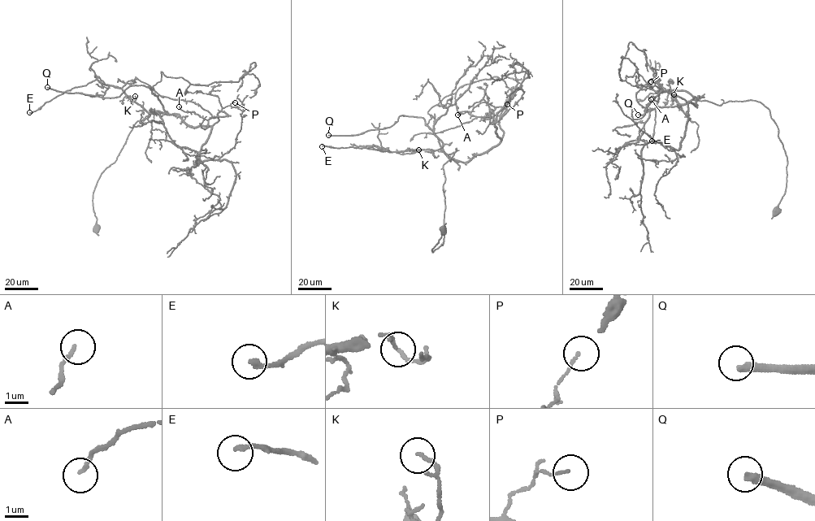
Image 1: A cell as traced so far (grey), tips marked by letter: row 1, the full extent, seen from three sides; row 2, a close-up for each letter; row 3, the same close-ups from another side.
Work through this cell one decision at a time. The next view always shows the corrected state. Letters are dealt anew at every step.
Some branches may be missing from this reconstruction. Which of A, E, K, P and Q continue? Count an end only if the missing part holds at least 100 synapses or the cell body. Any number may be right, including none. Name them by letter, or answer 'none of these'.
Q

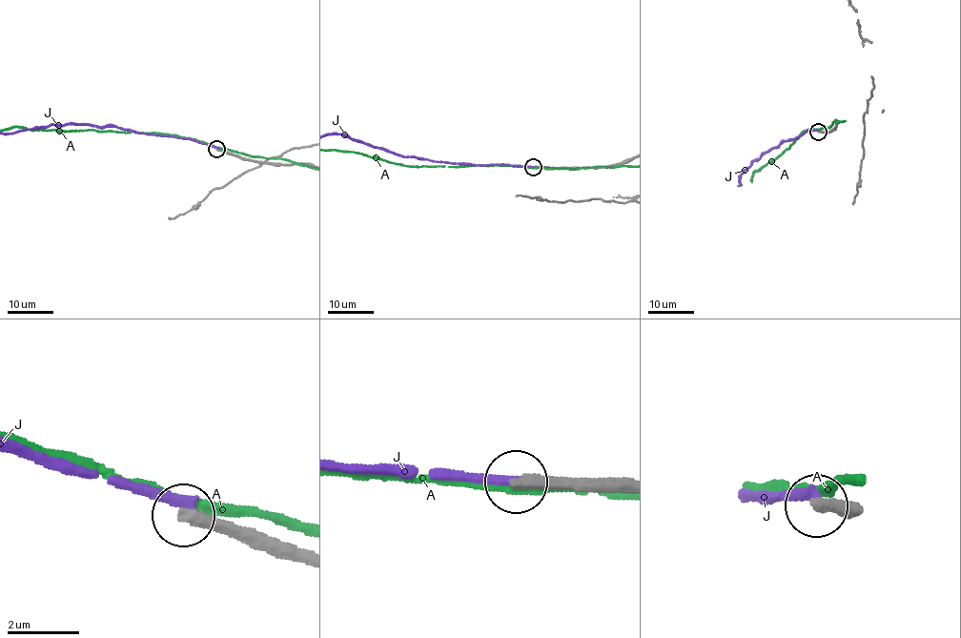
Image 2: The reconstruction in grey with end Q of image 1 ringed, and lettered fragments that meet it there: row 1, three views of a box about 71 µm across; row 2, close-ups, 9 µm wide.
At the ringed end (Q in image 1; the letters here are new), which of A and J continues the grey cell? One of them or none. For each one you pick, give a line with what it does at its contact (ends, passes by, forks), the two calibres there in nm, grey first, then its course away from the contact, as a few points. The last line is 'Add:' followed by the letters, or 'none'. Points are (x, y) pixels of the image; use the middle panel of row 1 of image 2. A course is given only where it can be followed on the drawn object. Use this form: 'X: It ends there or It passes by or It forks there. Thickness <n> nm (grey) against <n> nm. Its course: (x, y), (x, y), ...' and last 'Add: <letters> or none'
Add: none

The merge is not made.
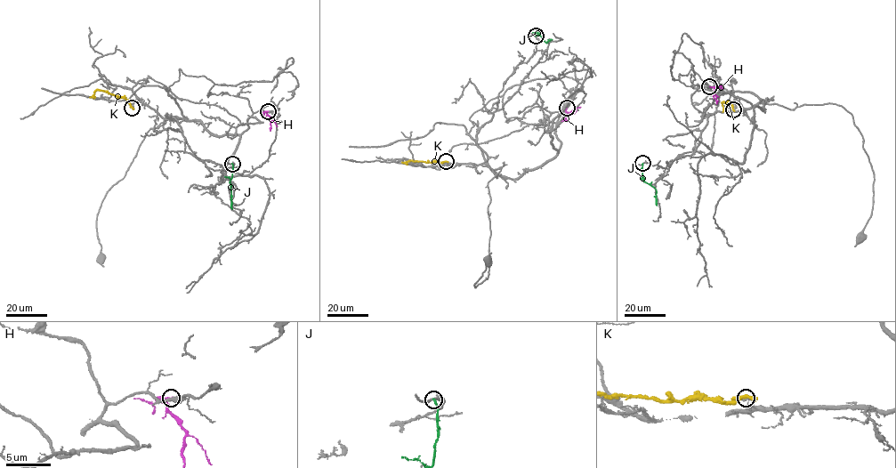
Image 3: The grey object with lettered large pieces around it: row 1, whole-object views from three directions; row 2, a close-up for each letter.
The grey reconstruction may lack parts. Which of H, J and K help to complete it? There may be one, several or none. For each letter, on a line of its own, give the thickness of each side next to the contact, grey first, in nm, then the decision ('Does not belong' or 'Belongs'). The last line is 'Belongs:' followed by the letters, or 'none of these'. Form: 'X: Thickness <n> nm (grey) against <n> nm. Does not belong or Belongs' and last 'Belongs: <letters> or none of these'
H: Thickness 320 nm (grey) against 140 nm. Does not belong
J: Thickness 170 nm (grey) against 170 nm. Does not belong
K: Thickness 170 nm (grey) against 360 nm. Does not belong
Belongs: none of these

